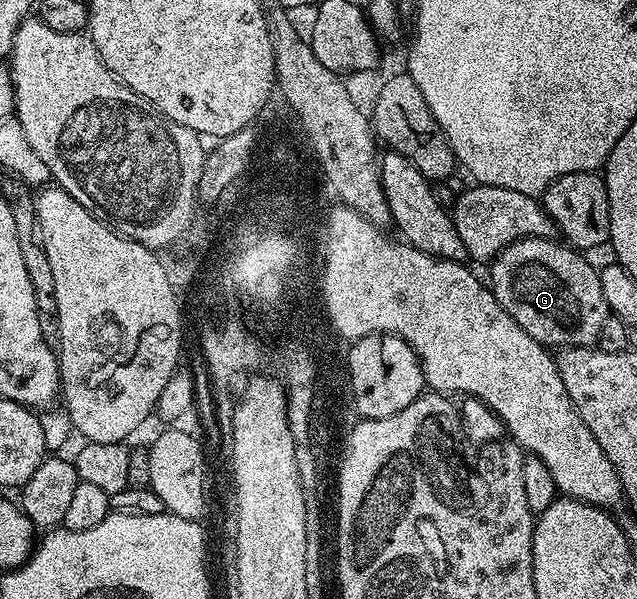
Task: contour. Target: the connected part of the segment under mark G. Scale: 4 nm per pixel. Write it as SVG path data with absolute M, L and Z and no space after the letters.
M523 237L502 249L490 262L490 291L508 315L542 345L594 346L609 310L601 292L599 269L583 257L586 256L580 250L562 240Z

